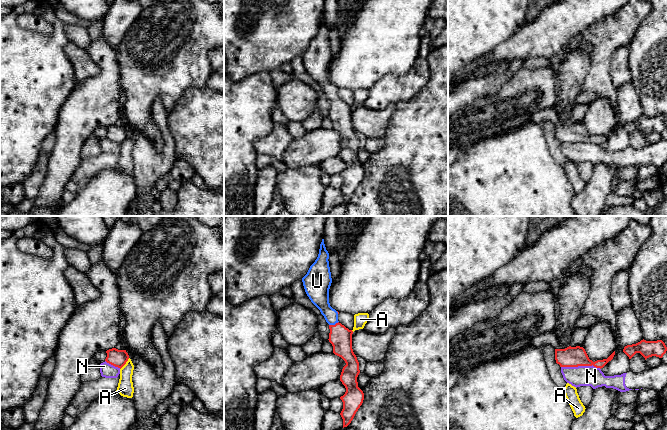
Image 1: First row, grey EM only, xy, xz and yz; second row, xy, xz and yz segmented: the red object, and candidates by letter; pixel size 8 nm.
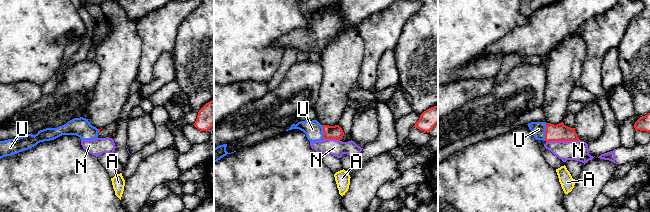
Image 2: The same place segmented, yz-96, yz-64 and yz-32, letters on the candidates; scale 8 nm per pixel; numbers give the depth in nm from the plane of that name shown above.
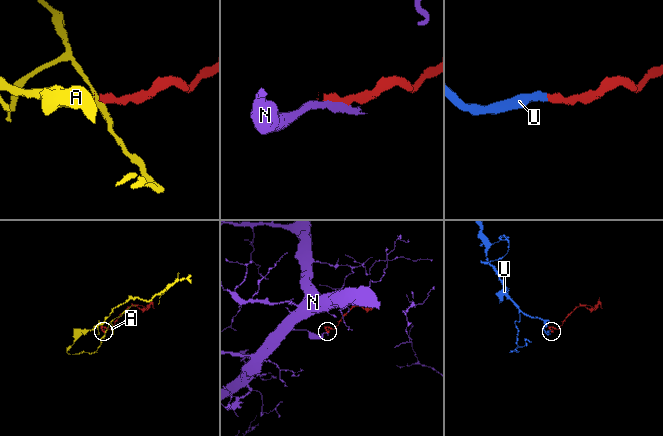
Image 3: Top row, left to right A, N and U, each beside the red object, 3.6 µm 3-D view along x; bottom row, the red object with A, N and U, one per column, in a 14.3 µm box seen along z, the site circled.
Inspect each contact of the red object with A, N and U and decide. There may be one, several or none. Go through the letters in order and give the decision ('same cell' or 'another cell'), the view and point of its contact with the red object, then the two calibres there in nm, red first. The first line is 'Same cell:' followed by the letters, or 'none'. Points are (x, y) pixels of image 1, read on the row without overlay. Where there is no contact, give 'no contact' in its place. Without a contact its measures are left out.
Same cell: U
A: another cell; meets red in xy at (125, 139); 140 nm thick on the red side, 130 nm on the other
N: another cell; meets red in yz at (581, 141); 160 nm thick on the red side, 160 nm on the other
U: same cell; meets red in xz at (333, 101); 180 nm thick on the red side, 140 nm on the other

